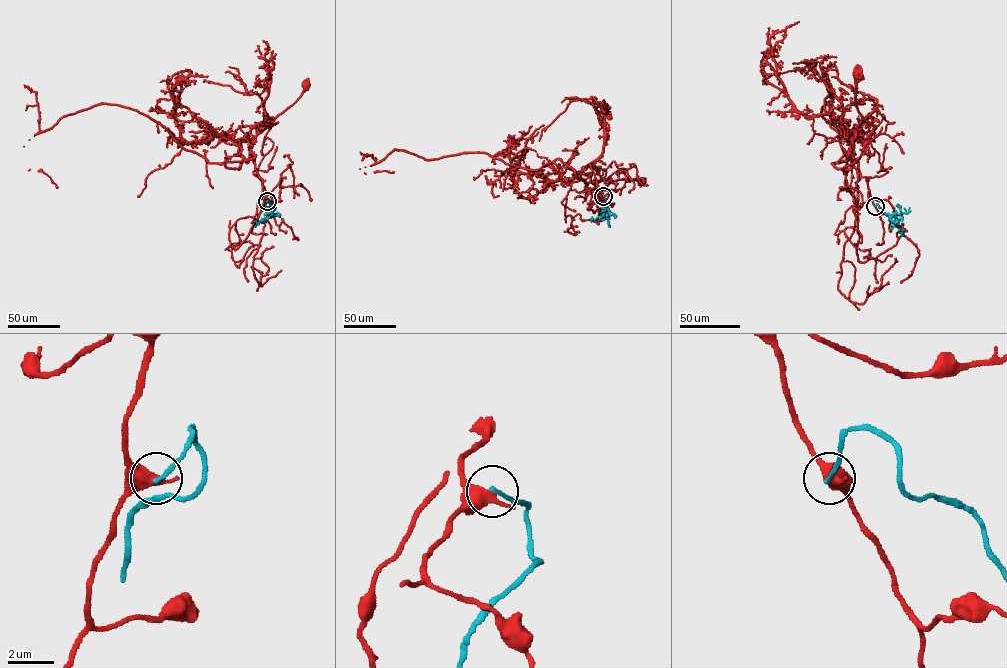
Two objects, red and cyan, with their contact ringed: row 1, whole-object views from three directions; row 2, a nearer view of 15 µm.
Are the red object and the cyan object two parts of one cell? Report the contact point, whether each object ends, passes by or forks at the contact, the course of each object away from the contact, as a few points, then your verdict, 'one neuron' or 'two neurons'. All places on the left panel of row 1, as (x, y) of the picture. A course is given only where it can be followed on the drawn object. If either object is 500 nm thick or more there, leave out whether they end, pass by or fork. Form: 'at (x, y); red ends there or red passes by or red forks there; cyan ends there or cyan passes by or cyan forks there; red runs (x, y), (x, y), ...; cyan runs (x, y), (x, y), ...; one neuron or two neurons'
at (267, 201); red passes by; cyan ends there; red runs (267, 201), (255, 155), (218, 163), (238, 168), (244, 158), (248, 162), (254, 138), (301, 95), (304, 85); cyan runs (267, 201), (266, 209), (274, 209), (262, 199); two neurons

